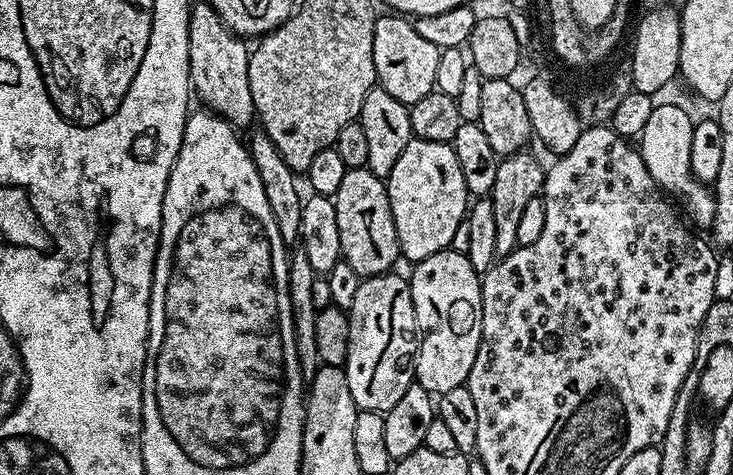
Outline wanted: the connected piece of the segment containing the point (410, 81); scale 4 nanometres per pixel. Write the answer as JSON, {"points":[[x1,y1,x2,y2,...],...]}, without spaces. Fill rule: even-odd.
{"points":[[388,14,392,16,377,15,374,26,374,70,379,87,386,90,386,94,394,94,398,102,412,105,418,102,418,98,426,98,436,87,436,75,438,74,438,58,441,49,434,46,434,42,426,42,418,30,414,30,412,20,404,14]]}

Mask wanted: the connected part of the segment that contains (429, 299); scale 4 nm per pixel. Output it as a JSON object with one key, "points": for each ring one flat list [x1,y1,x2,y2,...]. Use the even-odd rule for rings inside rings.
{"points":[[451,250,417,260,413,268,412,301,416,326,422,333,416,349,415,383,433,394,465,387,482,334,481,273,470,266,465,253]]}

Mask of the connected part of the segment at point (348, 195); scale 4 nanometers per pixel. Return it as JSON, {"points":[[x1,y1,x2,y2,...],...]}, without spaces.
{"points":[[349,168,335,194,338,234,342,237,342,259,362,278,393,271,401,259,400,243,388,201,385,181,367,168]]}

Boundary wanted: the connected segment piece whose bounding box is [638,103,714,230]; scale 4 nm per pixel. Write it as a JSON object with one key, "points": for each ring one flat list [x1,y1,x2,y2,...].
{"points":[[657,103,653,107,650,119,647,120,646,126,638,138,638,147,642,162,646,162,646,170,650,170,650,178,654,178,654,182,661,192,667,194,679,205,683,215,697,229,704,228,700,230,708,230,711,229,714,222,714,198,712,197,711,187,703,184,692,173,692,167,690,166,690,138,692,137,693,127,694,120,688,117,686,109,679,108,676,104]]}

